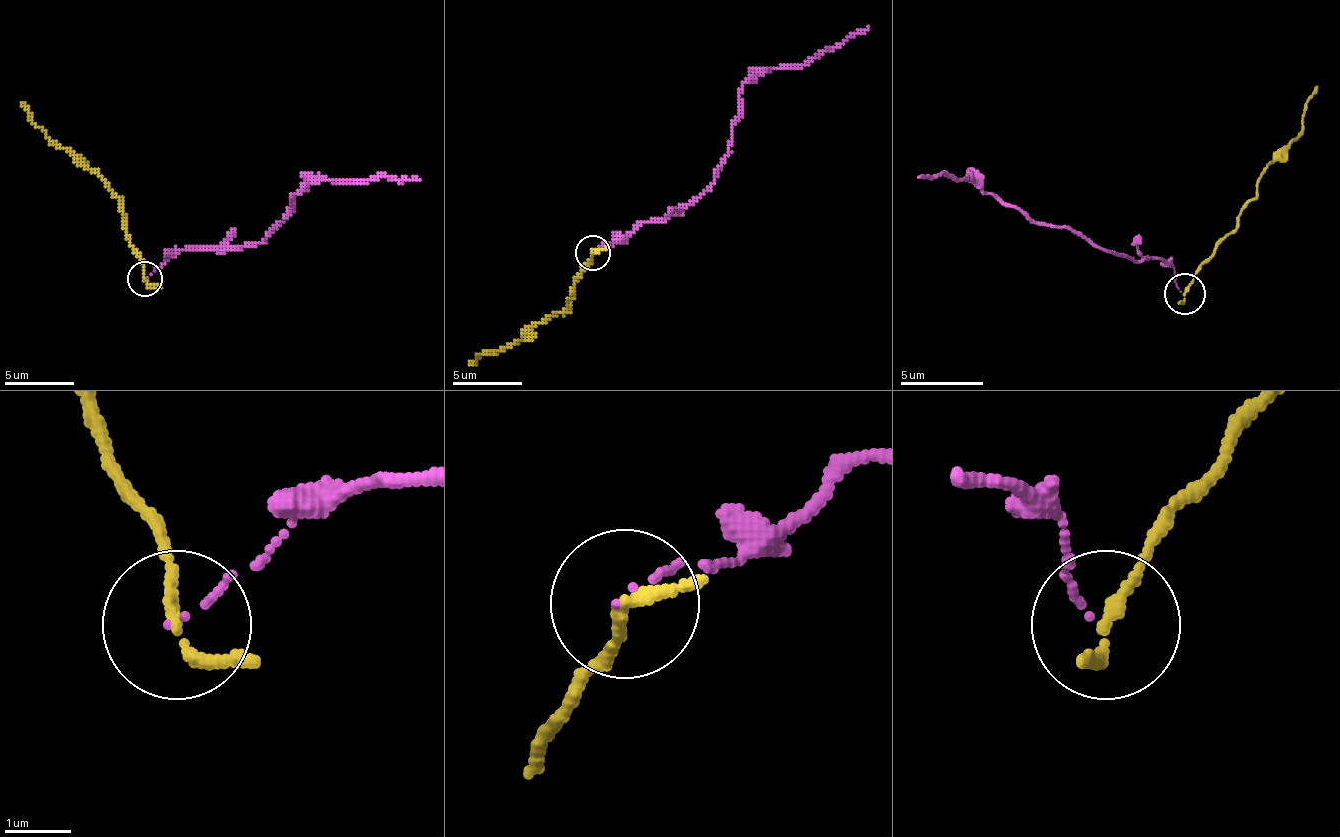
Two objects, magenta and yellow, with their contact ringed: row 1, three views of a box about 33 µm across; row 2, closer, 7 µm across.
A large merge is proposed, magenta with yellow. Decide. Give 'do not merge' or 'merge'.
do not merge

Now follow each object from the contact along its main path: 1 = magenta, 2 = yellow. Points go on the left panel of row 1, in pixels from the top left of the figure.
1: (144, 277), (182, 250), (238, 250), (262, 243), (280, 225), (297, 190), (322, 180), (420, 180)
2: (144, 277), (144, 260), (130, 243), (123, 204), (56, 145), (21, 103)

